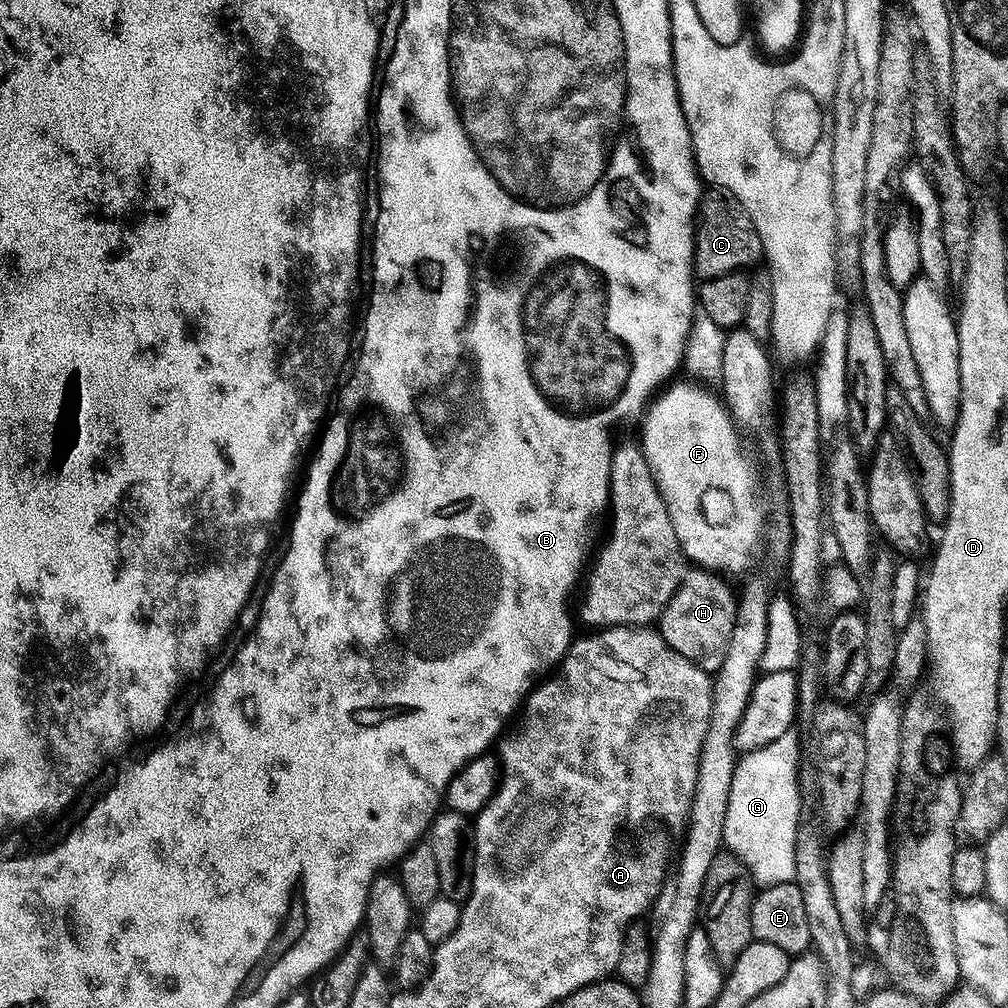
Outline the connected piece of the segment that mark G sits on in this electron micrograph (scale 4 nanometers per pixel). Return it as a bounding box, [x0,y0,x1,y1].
[724,735,800,885]

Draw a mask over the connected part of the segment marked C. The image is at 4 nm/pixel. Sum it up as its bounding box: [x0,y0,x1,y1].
[695,187,762,280]

